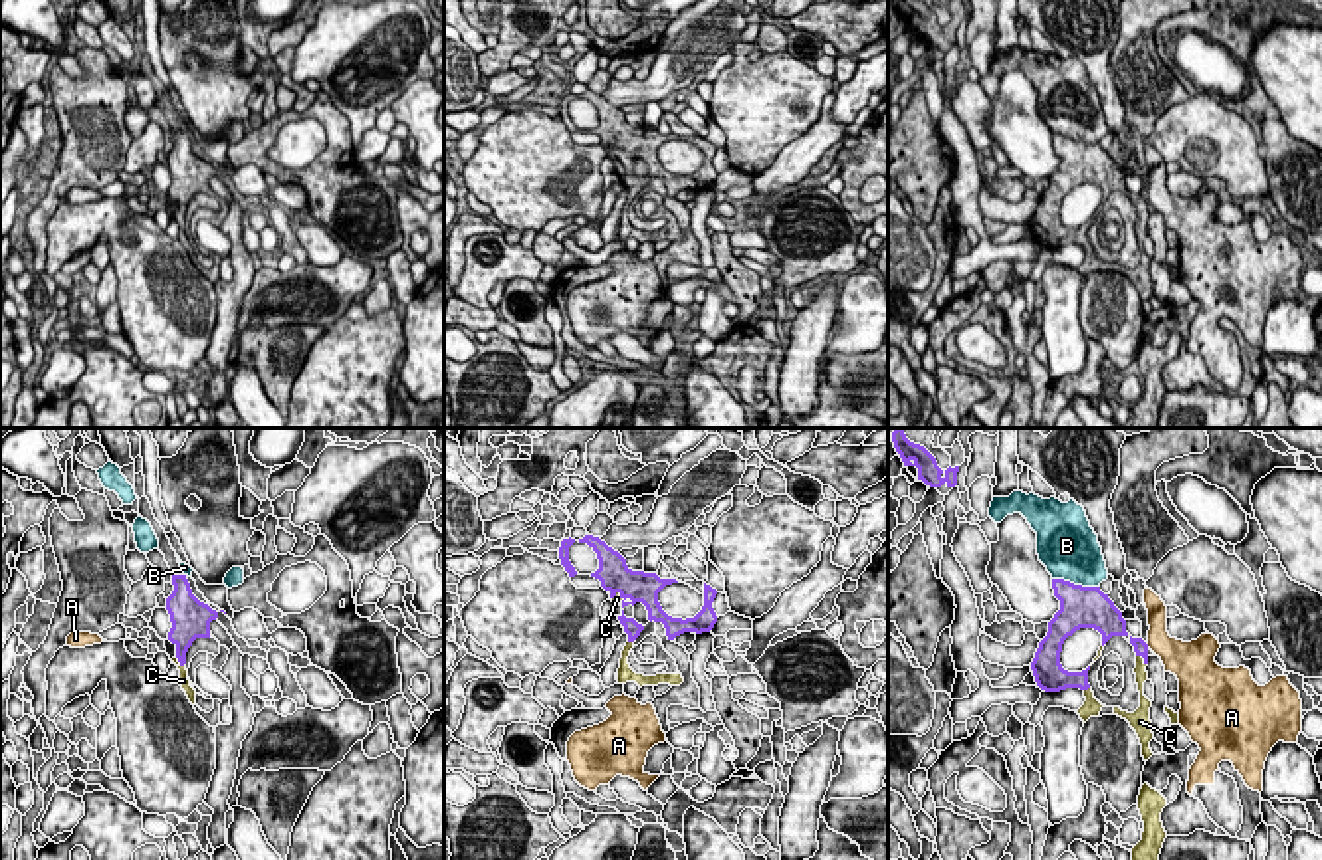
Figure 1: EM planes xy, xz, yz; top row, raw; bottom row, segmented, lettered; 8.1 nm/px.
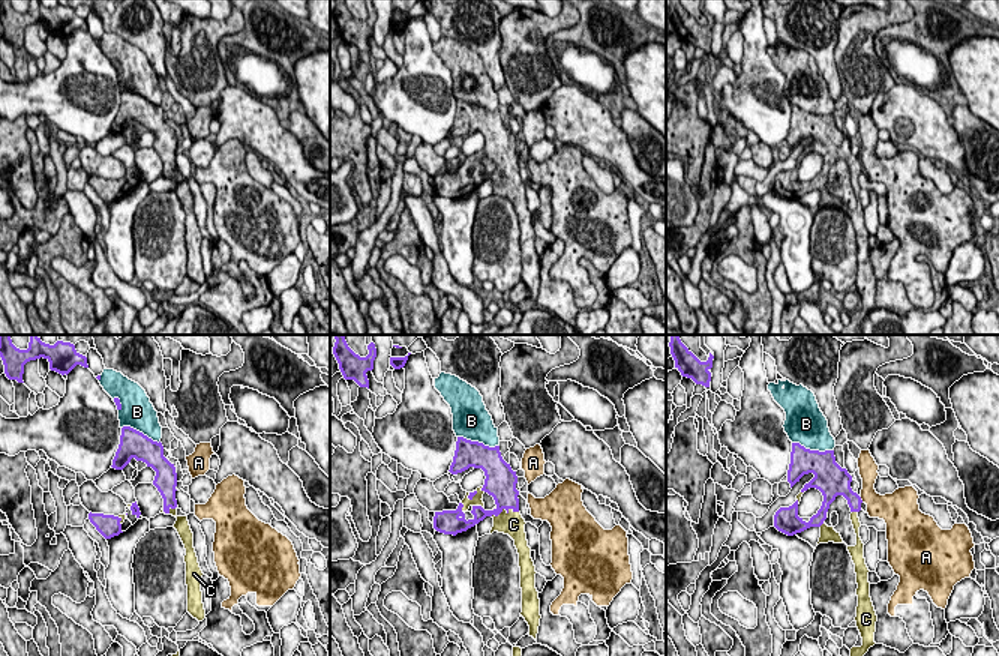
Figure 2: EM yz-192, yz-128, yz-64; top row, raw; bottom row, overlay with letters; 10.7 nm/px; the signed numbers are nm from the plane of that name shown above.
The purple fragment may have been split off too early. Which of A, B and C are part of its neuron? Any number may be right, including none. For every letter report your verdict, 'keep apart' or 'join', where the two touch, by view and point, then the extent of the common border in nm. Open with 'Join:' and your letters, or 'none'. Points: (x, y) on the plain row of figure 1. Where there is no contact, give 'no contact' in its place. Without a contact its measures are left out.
Join: C
A: keep apart; contact yz (1146, 201); length 60 nm
B: keep apart; contact yz (1077, 141); length 400 nm
C: join; contact yz (1142, 213); length 130 nm

